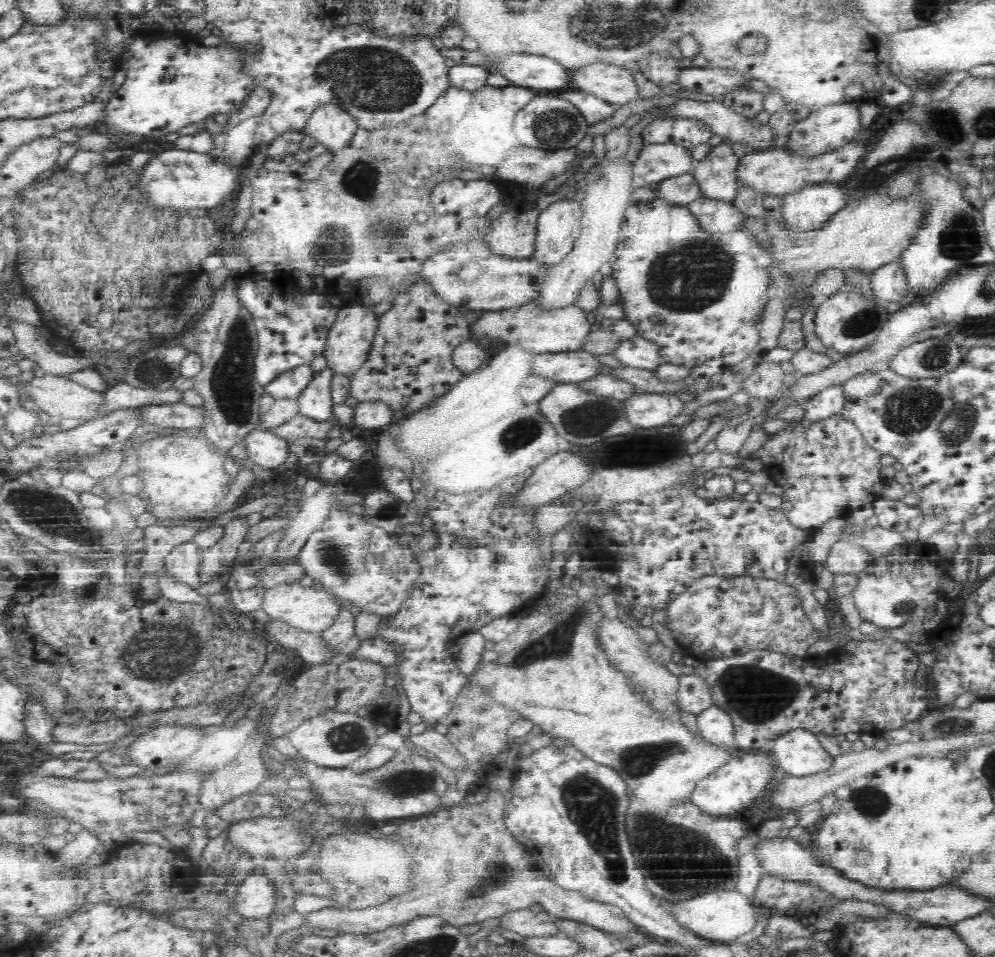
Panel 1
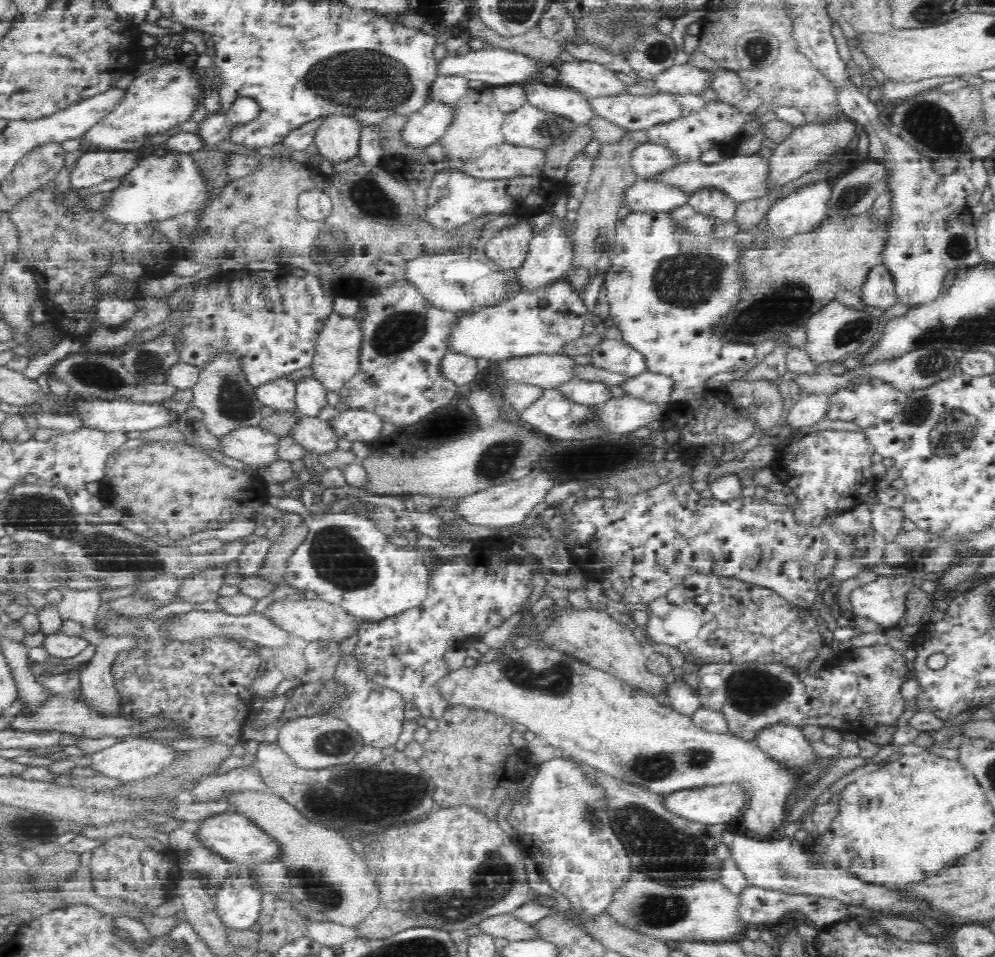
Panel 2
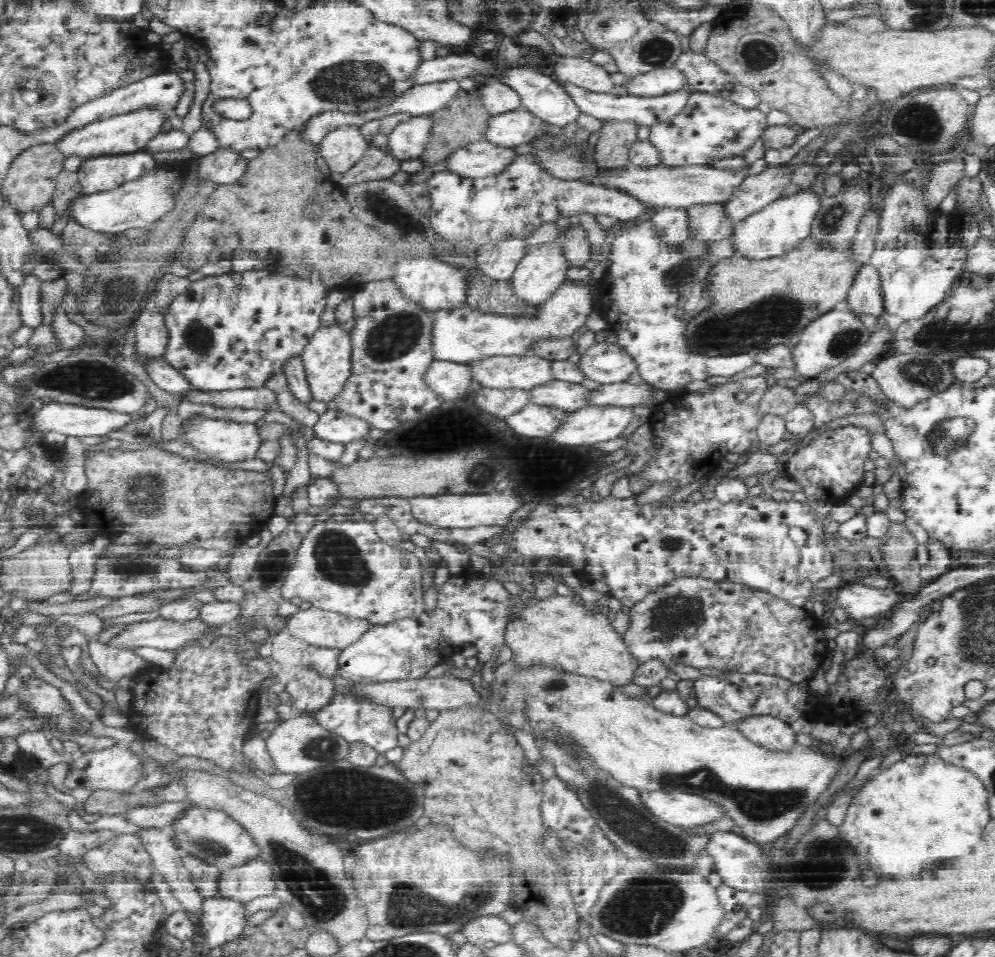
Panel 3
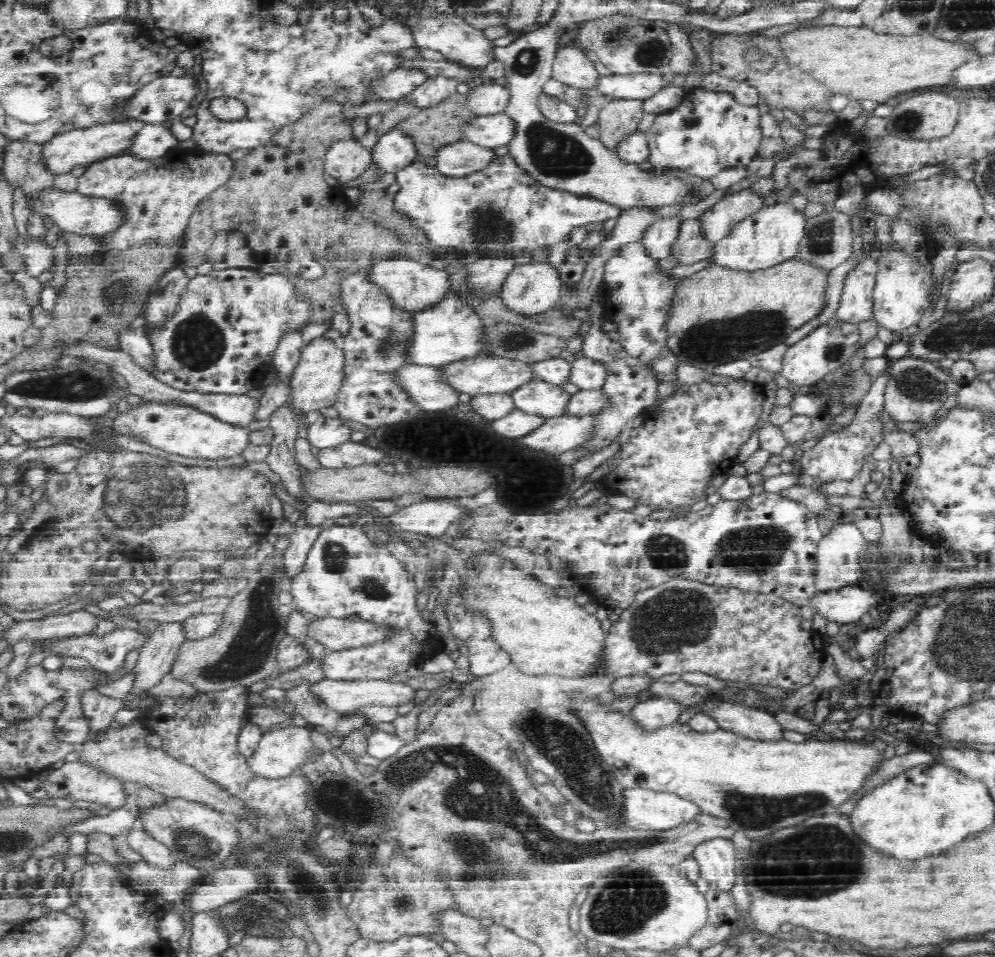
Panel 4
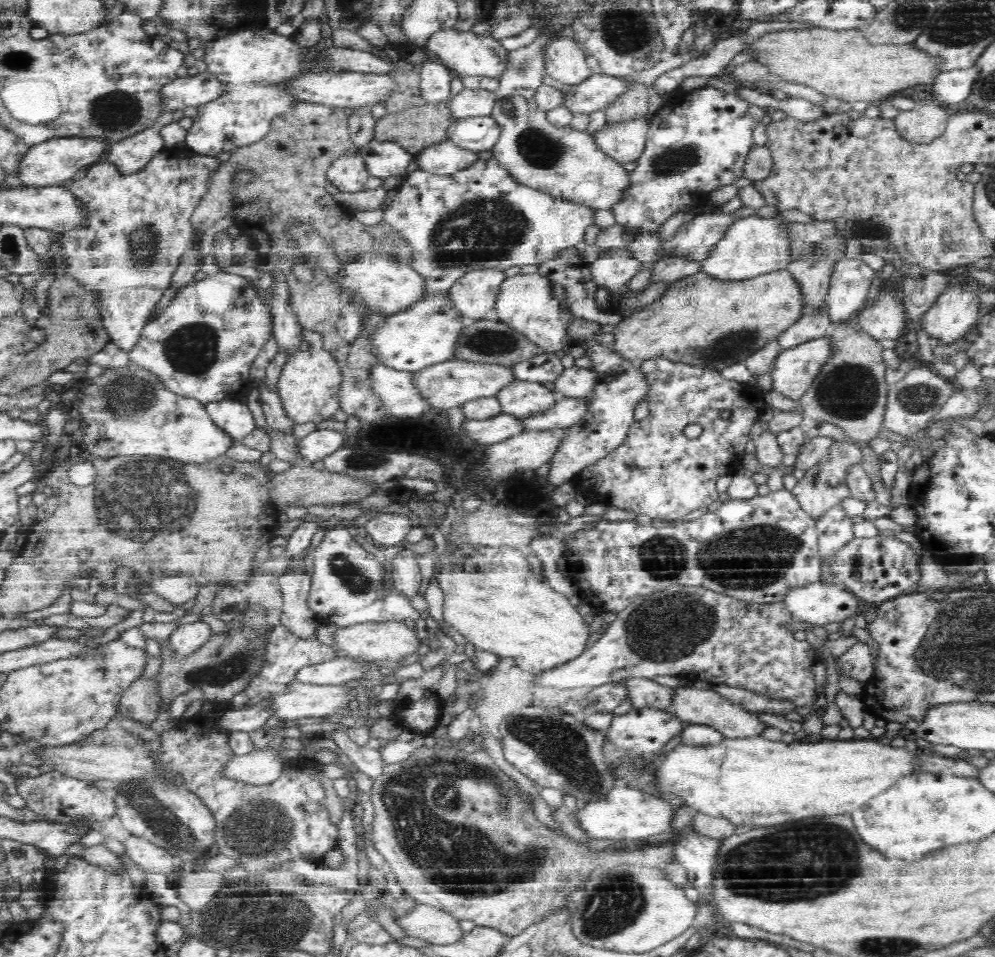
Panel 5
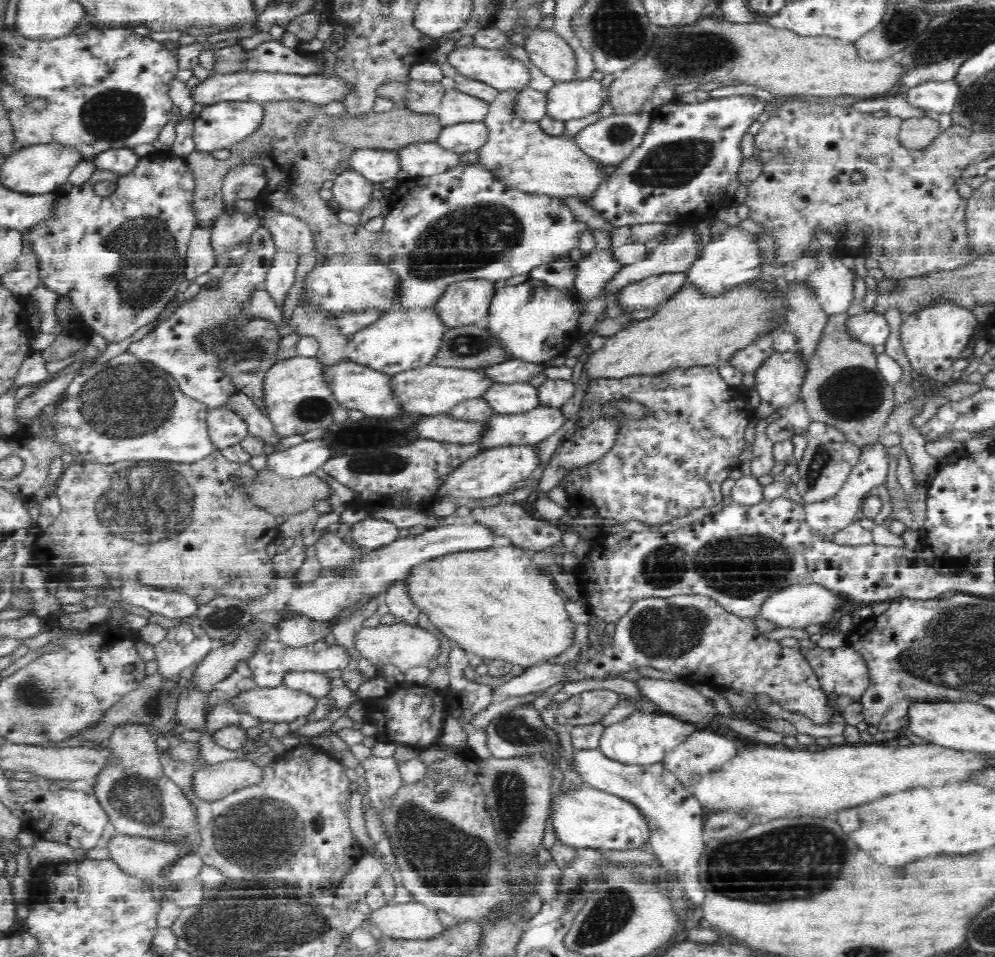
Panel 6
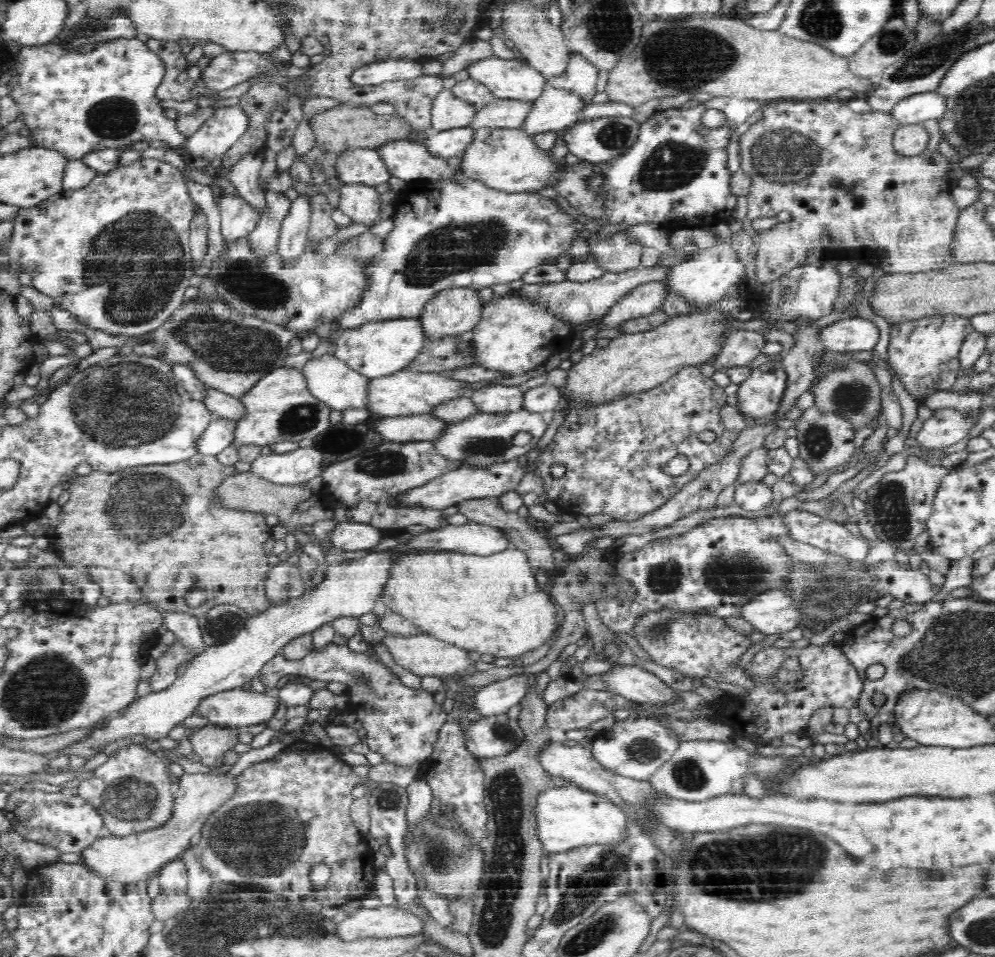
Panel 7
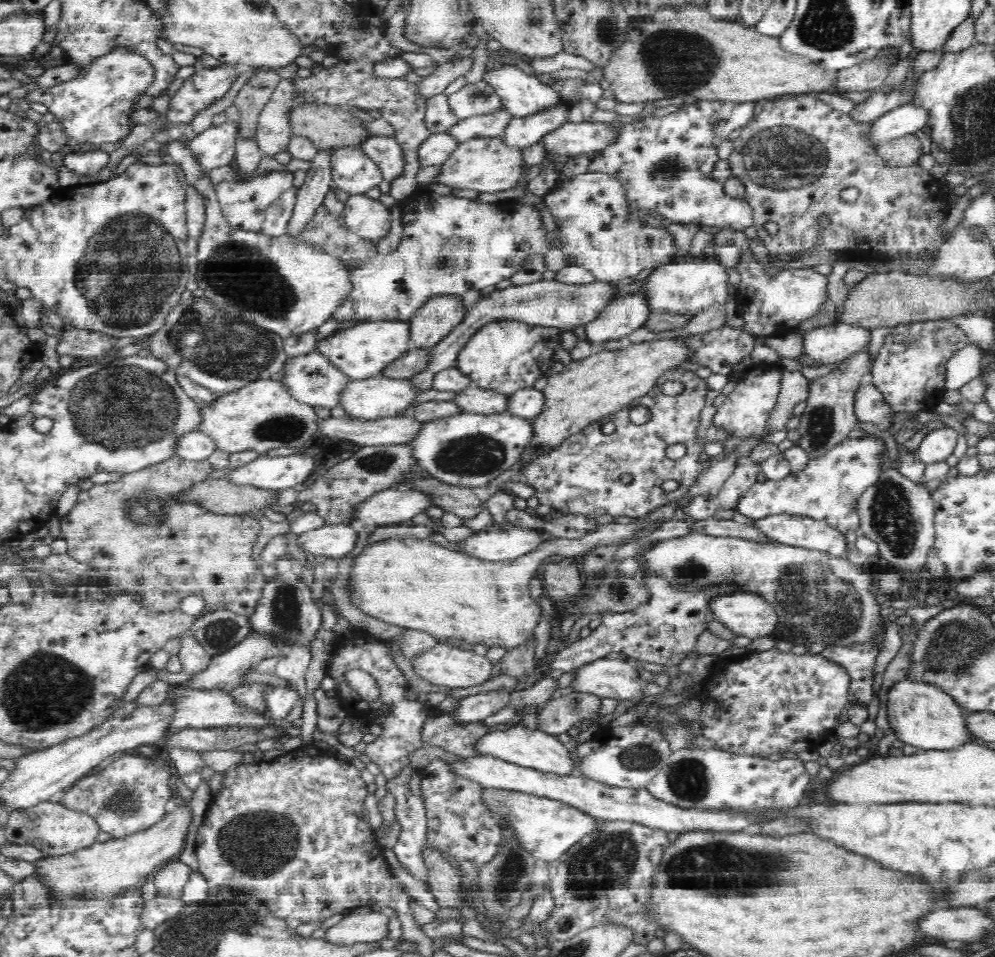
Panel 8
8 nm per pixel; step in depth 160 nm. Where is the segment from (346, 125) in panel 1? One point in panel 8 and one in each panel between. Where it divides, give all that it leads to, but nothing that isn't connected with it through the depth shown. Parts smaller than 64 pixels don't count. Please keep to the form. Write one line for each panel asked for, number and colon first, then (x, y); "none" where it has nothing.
2: (336, 138)
3: (341, 148)
4: (344, 159)
5: (348, 172)
6: (351, 189)
7: (361, 202)
8: (368, 218)

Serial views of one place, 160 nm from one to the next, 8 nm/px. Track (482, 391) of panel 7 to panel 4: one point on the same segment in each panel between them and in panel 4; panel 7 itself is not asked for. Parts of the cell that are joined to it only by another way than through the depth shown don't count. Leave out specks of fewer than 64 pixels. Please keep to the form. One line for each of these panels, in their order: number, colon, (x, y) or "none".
4: (540, 397)
5: (523, 398)
6: (514, 398)

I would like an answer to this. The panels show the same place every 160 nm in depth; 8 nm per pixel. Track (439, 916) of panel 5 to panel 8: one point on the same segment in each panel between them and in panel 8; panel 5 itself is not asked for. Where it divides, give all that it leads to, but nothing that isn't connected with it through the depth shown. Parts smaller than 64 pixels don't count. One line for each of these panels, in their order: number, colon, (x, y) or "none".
6: (412, 920)
7: (386, 921)
8: (363, 926)

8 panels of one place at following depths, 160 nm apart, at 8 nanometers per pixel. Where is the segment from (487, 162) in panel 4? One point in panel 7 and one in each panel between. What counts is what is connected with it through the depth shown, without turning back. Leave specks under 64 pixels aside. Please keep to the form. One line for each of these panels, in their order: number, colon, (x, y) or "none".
5: (447, 158)
6: (425, 159)
7: (408, 160)

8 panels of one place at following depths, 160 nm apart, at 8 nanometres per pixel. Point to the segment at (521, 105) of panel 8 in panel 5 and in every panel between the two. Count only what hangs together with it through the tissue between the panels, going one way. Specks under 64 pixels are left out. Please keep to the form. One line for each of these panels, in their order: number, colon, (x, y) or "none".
5: (468, 54)
6: (495, 66)
7: (506, 78)

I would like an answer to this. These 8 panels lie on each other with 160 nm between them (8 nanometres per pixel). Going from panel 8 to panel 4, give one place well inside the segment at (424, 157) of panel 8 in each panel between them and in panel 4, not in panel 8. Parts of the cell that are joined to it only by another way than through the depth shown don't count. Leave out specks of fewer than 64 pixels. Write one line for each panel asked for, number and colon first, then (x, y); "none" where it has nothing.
4: (491, 131)
5: (481, 133)
6: (468, 136)
7: (454, 142)

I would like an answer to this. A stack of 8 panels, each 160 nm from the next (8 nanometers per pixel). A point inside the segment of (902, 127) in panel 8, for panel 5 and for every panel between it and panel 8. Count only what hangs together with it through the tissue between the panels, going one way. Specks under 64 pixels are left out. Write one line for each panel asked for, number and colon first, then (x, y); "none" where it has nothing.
5: (952, 87)
6: (941, 96)
7: (922, 106)

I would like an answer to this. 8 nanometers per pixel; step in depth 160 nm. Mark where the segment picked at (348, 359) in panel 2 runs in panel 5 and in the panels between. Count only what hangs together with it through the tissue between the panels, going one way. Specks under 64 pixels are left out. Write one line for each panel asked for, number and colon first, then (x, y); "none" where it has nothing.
3: (328, 359)
4: (319, 376)
5: (309, 385)

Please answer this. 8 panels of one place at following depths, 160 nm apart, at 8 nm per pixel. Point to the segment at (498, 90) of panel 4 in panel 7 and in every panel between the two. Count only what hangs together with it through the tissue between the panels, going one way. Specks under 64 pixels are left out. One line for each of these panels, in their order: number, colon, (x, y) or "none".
5: (469, 103)
6: (455, 106)
7: (449, 111)

